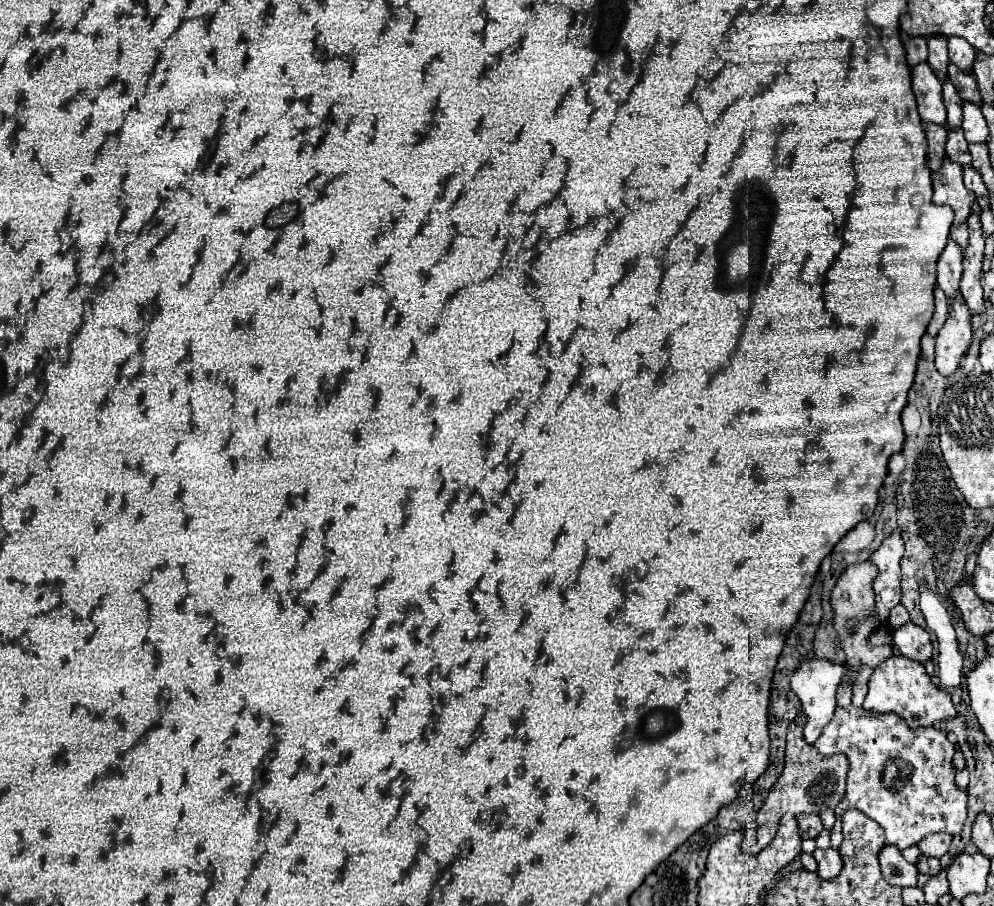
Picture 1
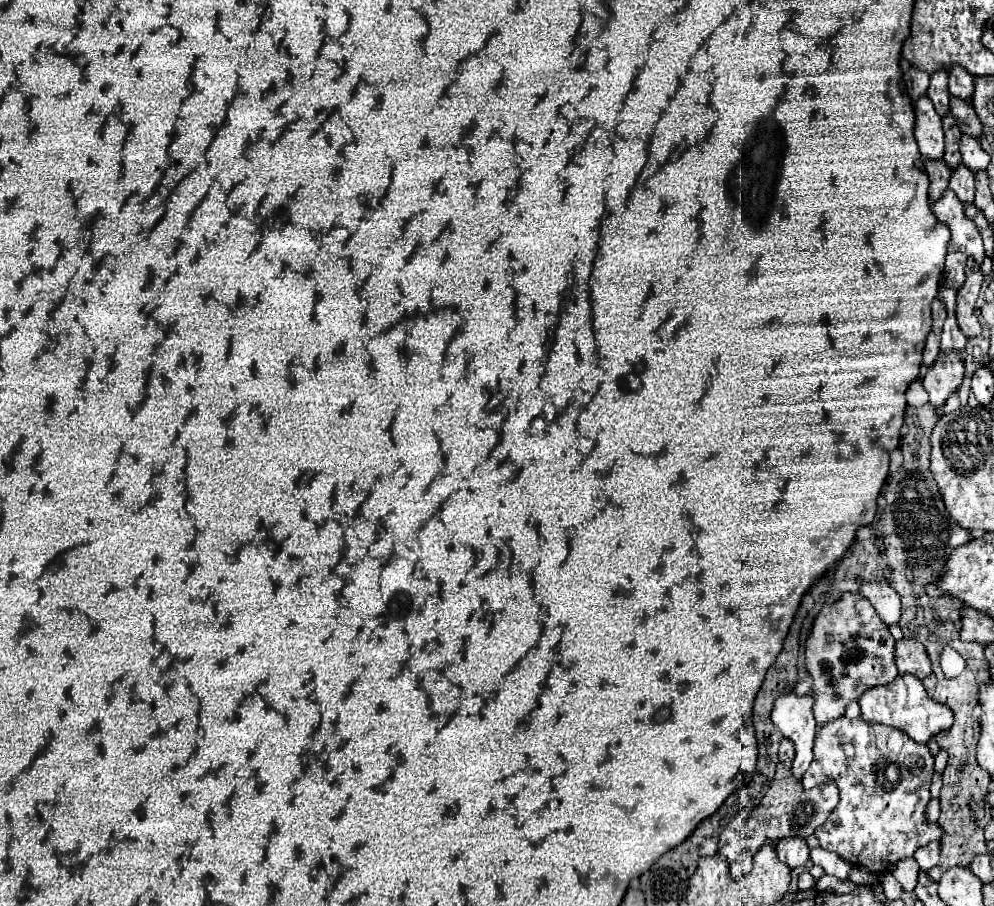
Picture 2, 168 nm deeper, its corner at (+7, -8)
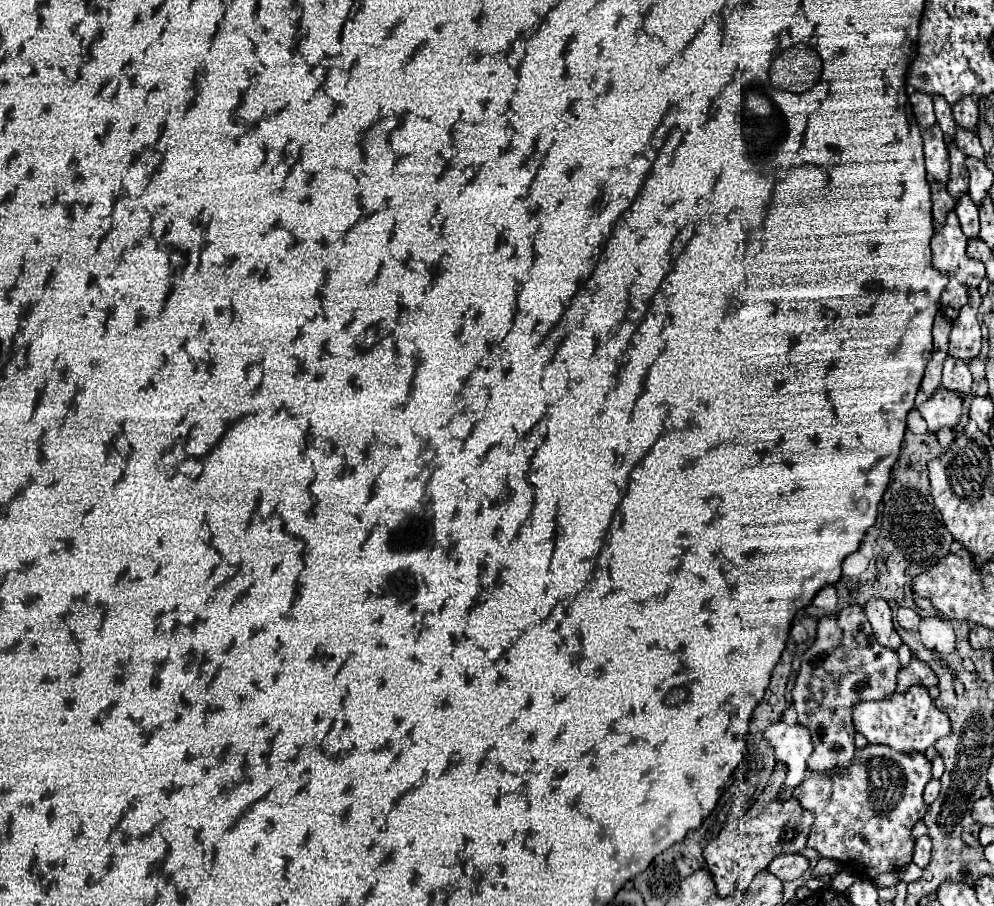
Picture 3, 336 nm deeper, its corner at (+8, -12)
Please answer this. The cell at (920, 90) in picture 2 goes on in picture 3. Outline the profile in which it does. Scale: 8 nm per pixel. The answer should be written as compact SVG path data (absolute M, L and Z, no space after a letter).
M914 90L910 94L910 104L912 104L914 116L916 116L916 120L918 120L918 124L922 128L930 128L936 122L934 110L932 110L932 98L930 96L926 96L924 92L916 92Z

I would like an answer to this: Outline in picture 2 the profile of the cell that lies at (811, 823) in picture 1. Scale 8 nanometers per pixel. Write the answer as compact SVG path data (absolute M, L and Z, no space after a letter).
M785 838L785 840L781 840L777 844L775 852L777 852L777 858L783 864L787 864L791 870L799 868L799 866L805 866L805 862L809 860L809 846L801 838Z

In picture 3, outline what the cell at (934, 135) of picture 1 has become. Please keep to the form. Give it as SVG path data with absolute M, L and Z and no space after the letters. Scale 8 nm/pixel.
M930 182L932 188L932 214L934 214L934 222L944 222L946 212L950 212L956 204L956 200L948 194L946 186L942 186L940 182Z

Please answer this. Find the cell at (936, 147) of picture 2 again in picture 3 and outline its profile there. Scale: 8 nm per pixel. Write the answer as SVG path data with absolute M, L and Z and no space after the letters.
M938 124L922 130L924 140L924 158L926 158L926 174L930 180L948 182L948 148L942 138L942 130Z

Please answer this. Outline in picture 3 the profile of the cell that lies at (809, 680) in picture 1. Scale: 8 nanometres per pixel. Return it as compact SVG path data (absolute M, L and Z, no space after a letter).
M774 722L766 728L764 736L774 746L776 758L786 764L788 776L784 780L782 796L792 796L794 788L804 780L808 772L806 760L812 754L812 736L804 724L786 724L786 722Z

